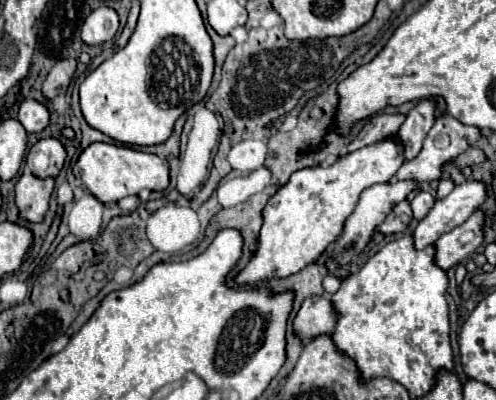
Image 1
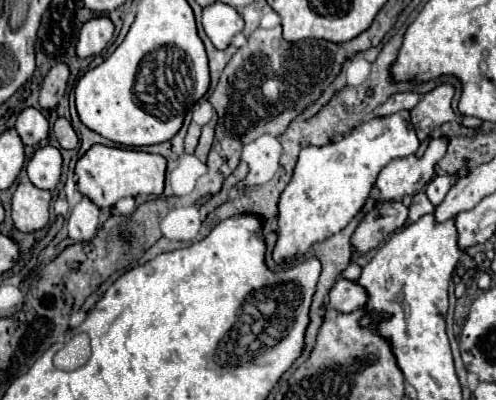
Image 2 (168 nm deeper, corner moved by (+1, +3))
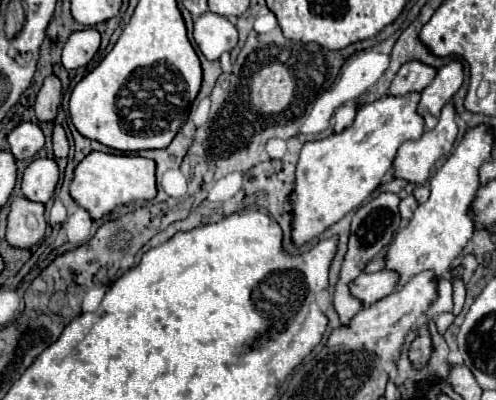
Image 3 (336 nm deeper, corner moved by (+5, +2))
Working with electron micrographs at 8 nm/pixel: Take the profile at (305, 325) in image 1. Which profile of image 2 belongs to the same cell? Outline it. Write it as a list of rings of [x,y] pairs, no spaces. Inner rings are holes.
[[[337,279],[333,289],[327,295],[327,301],[323,305],[325,311],[341,311],[341,313],[351,313],[361,309],[367,303],[367,293],[363,287],[359,287],[355,281],[347,279]]]

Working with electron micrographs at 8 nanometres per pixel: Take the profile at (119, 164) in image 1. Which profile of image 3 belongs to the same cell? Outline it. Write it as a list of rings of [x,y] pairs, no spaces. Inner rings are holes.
[[[91,152],[77,164],[69,194],[81,208],[85,208],[91,214],[93,220],[101,220],[115,206],[129,204],[135,200],[155,198],[155,194],[157,194],[157,190],[155,190],[155,162],[149,158],[133,156],[133,154]]]

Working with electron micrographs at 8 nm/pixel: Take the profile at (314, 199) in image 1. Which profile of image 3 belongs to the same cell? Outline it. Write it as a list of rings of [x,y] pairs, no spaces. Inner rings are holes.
[[[409,92],[403,96],[383,96],[375,102],[363,104],[357,110],[357,116],[349,128],[345,128],[339,134],[331,134],[323,140],[307,142],[301,150],[299,164],[297,164],[297,182],[295,182],[295,204],[293,204],[293,242],[295,244],[305,244],[313,240],[315,236],[323,234],[331,224],[339,222],[347,212],[353,208],[361,206],[367,196],[379,188],[381,178],[387,174],[387,170],[393,166],[395,154],[399,146],[407,140],[417,140],[425,132],[425,122],[417,114],[417,104],[419,104],[421,94],[419,92]]]

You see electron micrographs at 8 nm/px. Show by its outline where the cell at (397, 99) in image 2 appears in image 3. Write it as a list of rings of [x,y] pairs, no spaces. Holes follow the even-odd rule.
[[[409,60],[405,62],[397,76],[393,78],[391,82],[391,88],[389,88],[389,94],[393,96],[403,96],[403,94],[409,94],[409,92],[421,92],[425,86],[429,86],[429,82],[435,78],[437,70],[419,62],[419,60]]]

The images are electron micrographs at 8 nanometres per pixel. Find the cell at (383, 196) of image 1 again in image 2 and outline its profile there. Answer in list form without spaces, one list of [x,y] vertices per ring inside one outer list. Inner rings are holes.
[[[431,139],[421,159],[409,155],[403,159],[395,159],[387,167],[383,167],[375,181],[375,189],[379,191],[375,203],[401,201],[405,195],[415,195],[423,191],[423,187],[433,177],[435,163],[445,155],[445,147],[447,141]]]

